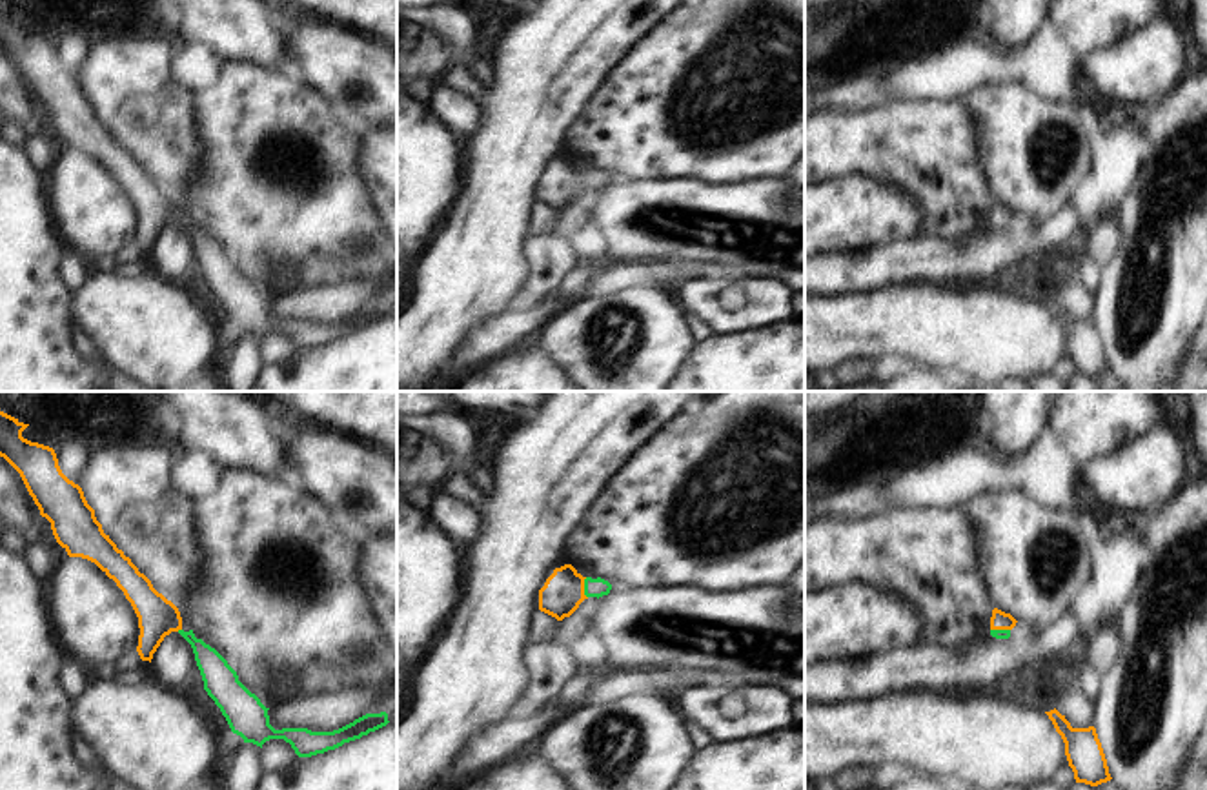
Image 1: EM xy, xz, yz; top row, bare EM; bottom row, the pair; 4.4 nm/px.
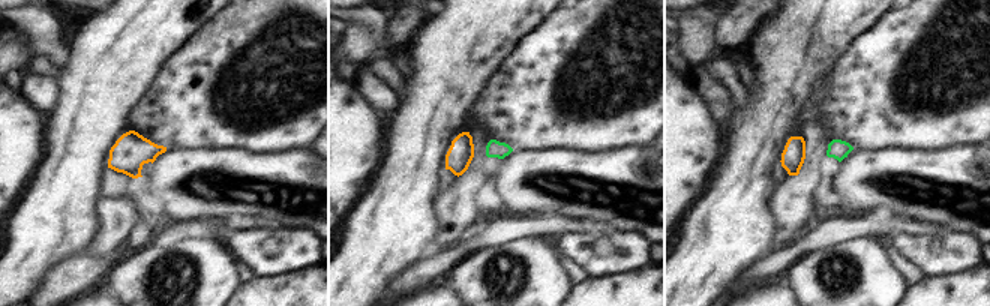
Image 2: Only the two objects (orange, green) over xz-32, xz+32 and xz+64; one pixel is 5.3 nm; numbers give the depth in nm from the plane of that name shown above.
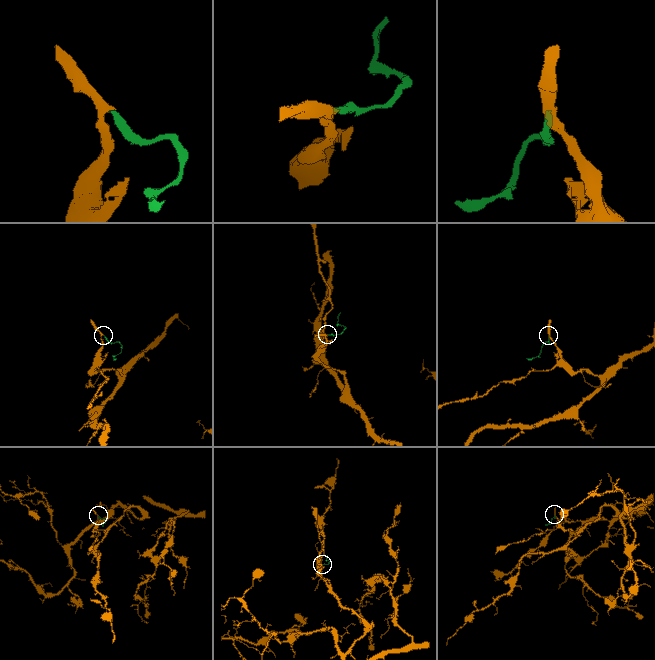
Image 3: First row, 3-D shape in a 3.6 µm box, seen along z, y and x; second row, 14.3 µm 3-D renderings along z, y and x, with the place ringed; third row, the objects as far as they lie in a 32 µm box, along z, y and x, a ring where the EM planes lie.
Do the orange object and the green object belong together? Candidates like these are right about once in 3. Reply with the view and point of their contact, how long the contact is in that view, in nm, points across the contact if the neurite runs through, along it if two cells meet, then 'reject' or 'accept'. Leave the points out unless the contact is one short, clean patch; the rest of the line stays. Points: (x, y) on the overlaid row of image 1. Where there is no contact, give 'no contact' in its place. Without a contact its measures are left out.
meets orange in xz at (583, 588); contact 100 nm long; runs through xz (563, 592), (567, 588), (583, 588), (598, 587); accept

